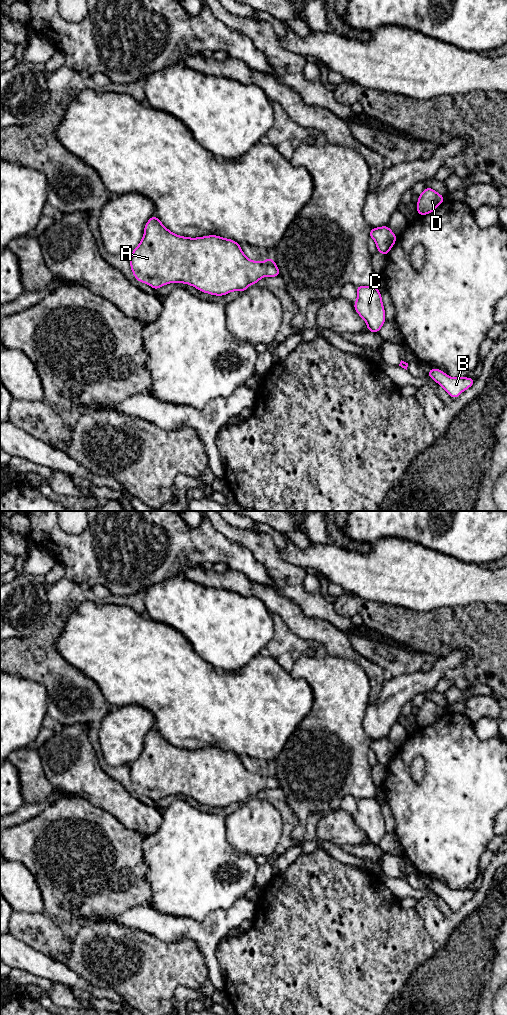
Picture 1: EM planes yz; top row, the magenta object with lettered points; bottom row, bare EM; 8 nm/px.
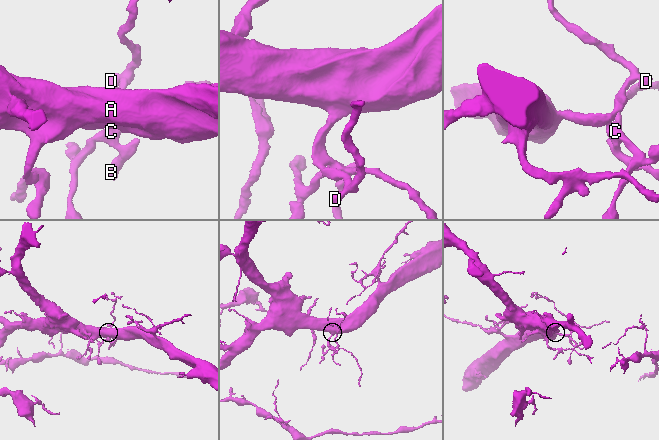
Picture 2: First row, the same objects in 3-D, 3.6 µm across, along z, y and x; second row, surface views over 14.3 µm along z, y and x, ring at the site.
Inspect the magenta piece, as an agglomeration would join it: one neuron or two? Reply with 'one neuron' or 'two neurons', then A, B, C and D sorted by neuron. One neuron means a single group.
one neuron; A B C D

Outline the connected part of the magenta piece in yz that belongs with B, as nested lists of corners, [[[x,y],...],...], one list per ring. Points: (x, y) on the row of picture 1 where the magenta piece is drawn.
[[[431,368],[427,376],[437,382],[451,398],[458,398],[463,391],[470,388],[475,382],[475,378],[450,377],[437,368]]]

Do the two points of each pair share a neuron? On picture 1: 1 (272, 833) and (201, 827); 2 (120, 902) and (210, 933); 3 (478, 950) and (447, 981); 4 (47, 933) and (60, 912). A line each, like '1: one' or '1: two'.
1: two
2: two
3: one
4: two

